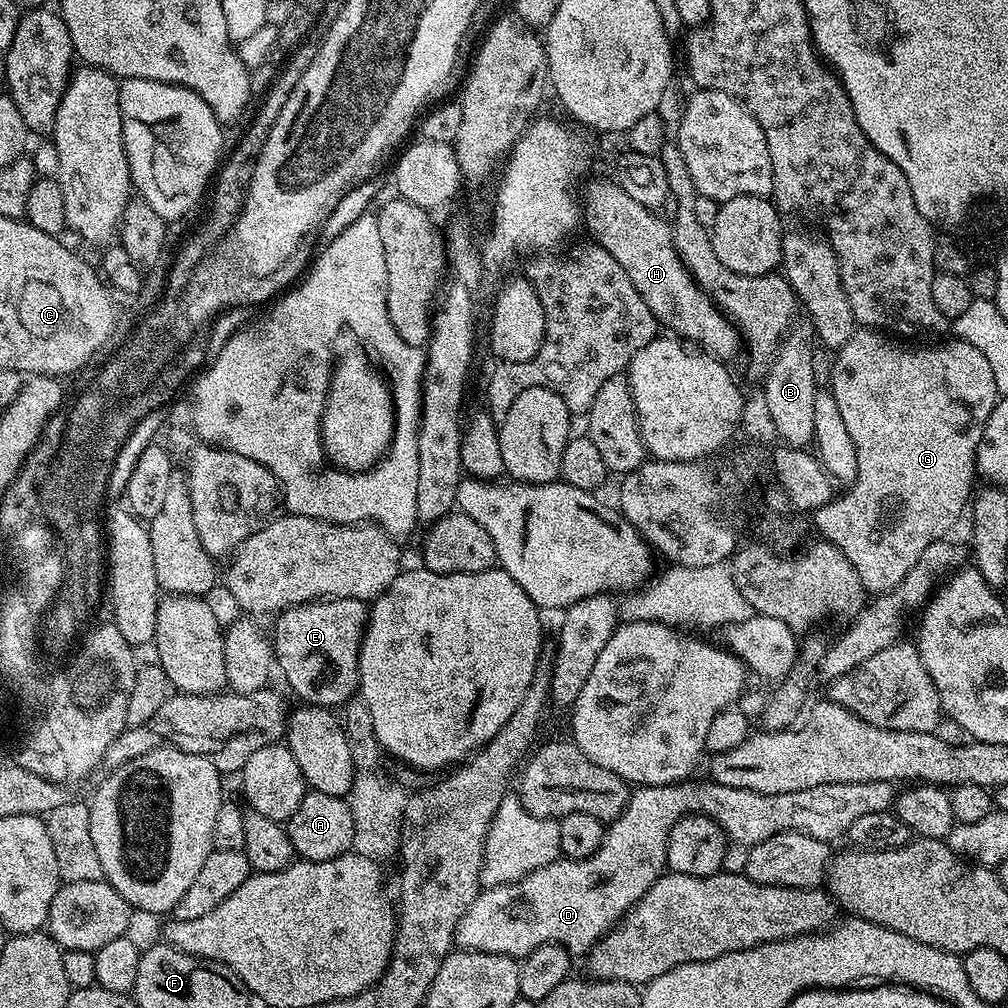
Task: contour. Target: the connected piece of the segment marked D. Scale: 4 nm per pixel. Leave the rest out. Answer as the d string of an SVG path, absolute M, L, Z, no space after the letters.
M879 780L878 782L838 782L837 784L823 784L822 786L810 786L810 790L798 790L797 792L787 792L786 794L758 794L754 790L740 790L734 786L722 786L715 782L707 782L708 784L692 784L693 782L681 782L679 784L646 784L637 787L635 791L629 795L626 810L618 817L617 820L611 821L607 825L604 838L598 850L594 850L594 854L590 854L581 860L569 860L561 858L550 862L546 866L542 866L538 870L534 870L530 874L526 874L520 880L515 880L509 884L493 884L485 887L474 898L474 902L470 902L470 910L466 910L466 914L462 914L462 918L458 918L458 926L456 927L456 938L454 941L457 949L466 952L489 952L490 954L502 954L503 956L511 956L513 958L523 958L528 956L534 950L538 950L538 946L543 944L560 944L567 952L571 952L573 957L580 958L591 952L592 947L599 943L600 939L619 924L627 912L636 905L646 894L646 890L650 890L650 886L654 886L654 882L665 871L668 863L668 835L670 830L680 821L682 816L691 816L693 814L703 814L709 816L717 826L724 829L725 837L729 841L744 844L743 846L751 846L758 842L766 842L766 838L774 838L774 834L782 834L783 832L801 832L802 834L810 834L810 838L818 838L819 840L827 840L835 842L836 839L847 837L850 825L858 818L862 818L862 814L878 814L879 812L889 811L895 805L898 795L898 788L891 780Z

